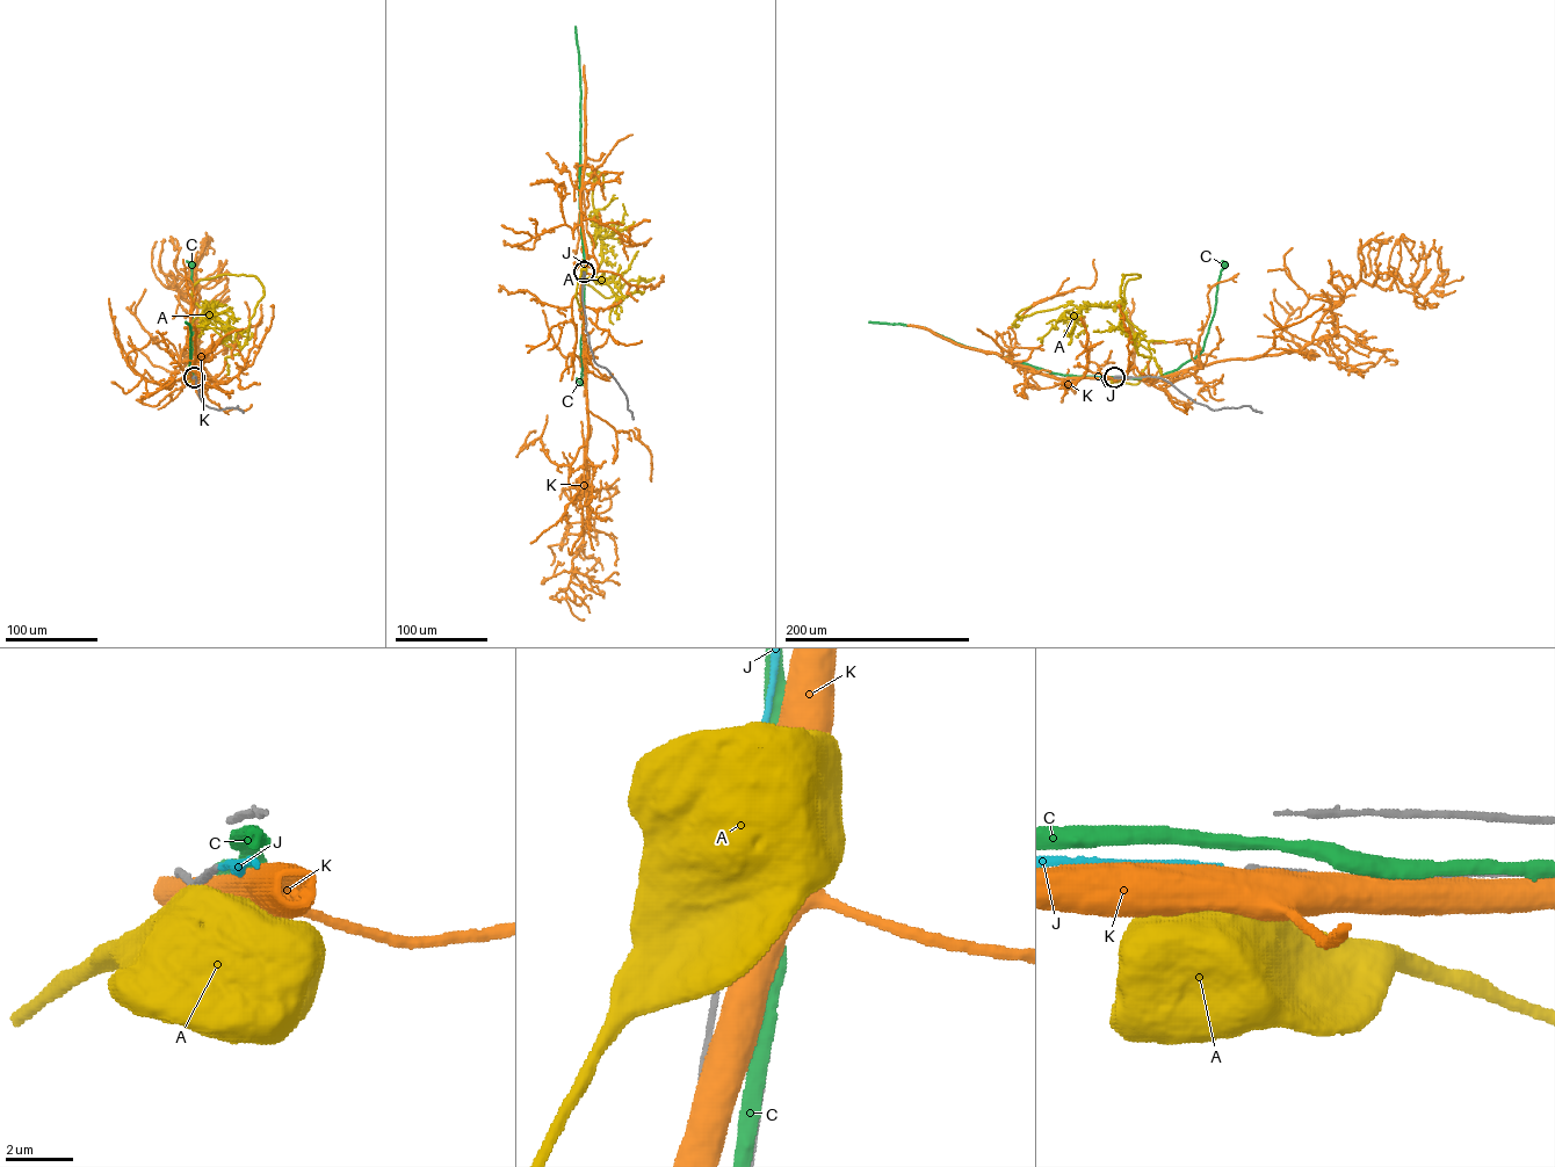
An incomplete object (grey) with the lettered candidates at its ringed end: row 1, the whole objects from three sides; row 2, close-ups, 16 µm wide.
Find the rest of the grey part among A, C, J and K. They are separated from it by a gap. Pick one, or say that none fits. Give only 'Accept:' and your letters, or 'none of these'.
Accept: J

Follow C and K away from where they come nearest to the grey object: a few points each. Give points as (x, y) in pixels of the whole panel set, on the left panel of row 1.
C: (194, 377), (190, 360), (193, 263)
K: (194, 378), (200, 287), (196, 281), (190, 289), (187, 282), (180, 296), (175, 285), (196, 267), (200, 247)

